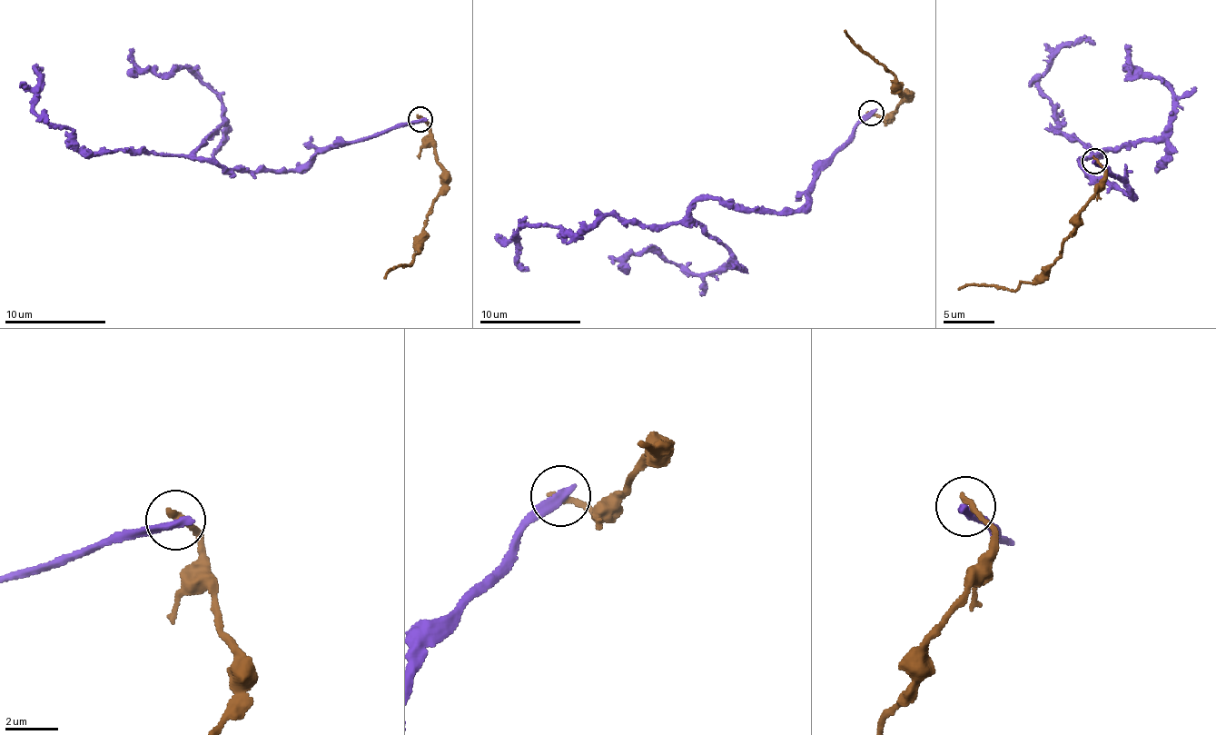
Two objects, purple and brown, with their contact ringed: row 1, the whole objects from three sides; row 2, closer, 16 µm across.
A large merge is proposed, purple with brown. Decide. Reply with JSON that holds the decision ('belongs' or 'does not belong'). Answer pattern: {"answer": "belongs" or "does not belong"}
{"answer": "does not belong"}

